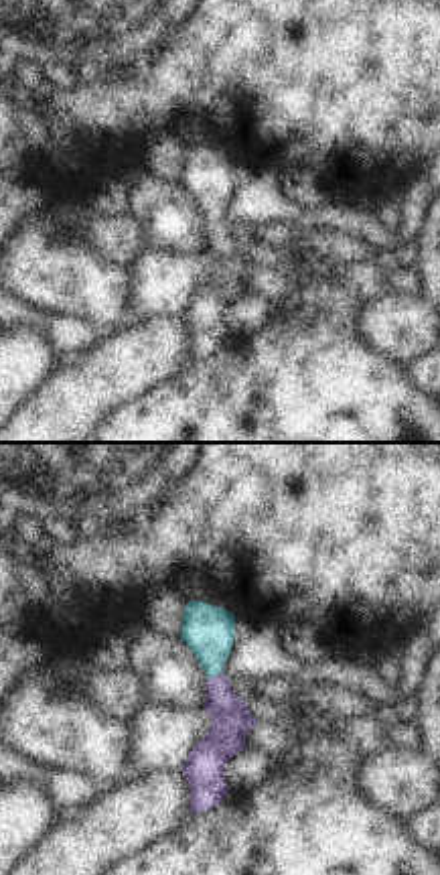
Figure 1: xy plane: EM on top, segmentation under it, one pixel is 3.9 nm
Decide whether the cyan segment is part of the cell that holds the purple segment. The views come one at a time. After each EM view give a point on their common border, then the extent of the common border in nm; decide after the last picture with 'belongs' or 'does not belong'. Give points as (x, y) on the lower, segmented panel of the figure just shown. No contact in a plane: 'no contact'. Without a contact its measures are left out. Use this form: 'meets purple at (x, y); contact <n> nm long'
meets purple at (217, 675); contact 60 nm long

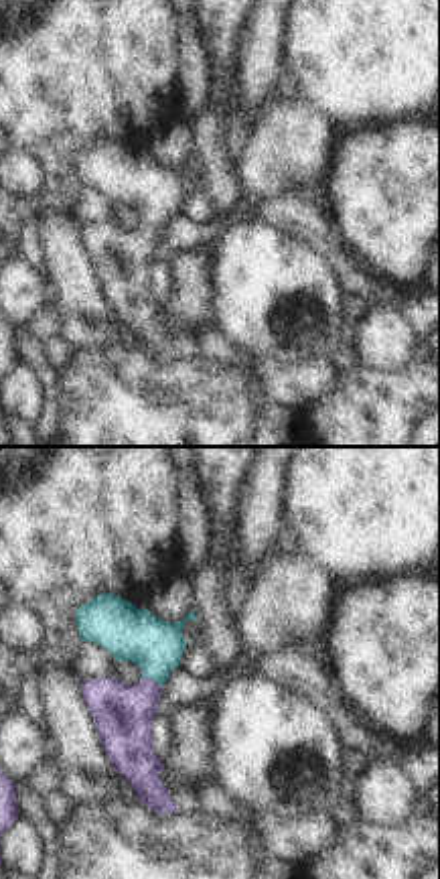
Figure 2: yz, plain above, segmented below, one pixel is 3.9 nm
meets purple at (153, 681); contact 90 nm long

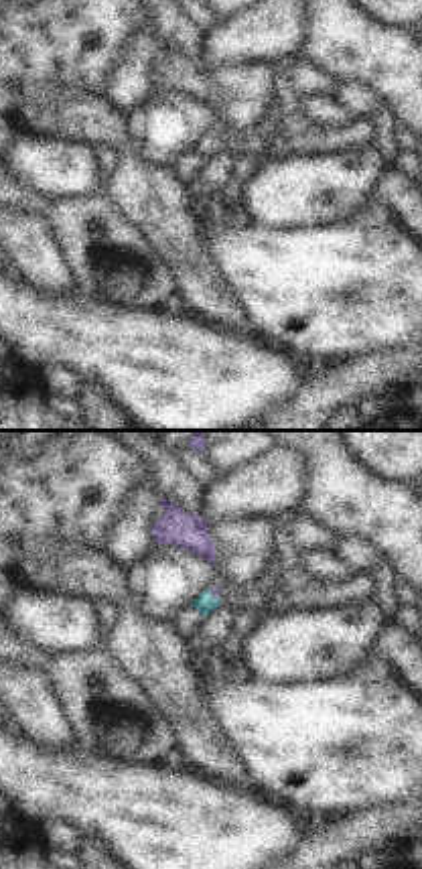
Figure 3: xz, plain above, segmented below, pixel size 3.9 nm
meets purple at (214, 595); contact 60 nm long

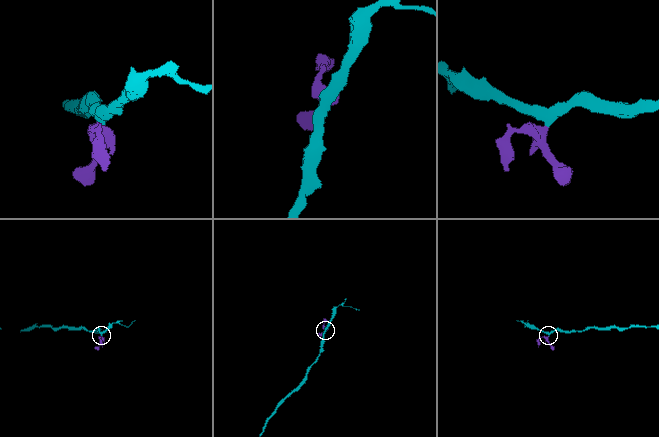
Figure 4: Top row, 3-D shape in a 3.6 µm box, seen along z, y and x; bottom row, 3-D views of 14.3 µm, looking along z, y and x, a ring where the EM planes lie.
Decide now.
belongs

